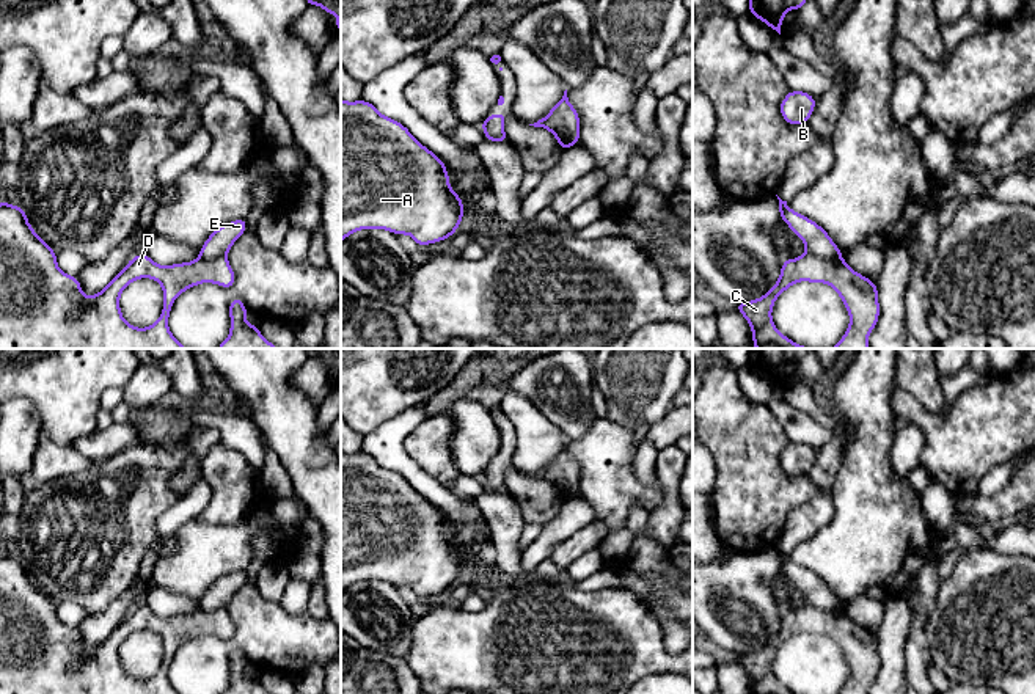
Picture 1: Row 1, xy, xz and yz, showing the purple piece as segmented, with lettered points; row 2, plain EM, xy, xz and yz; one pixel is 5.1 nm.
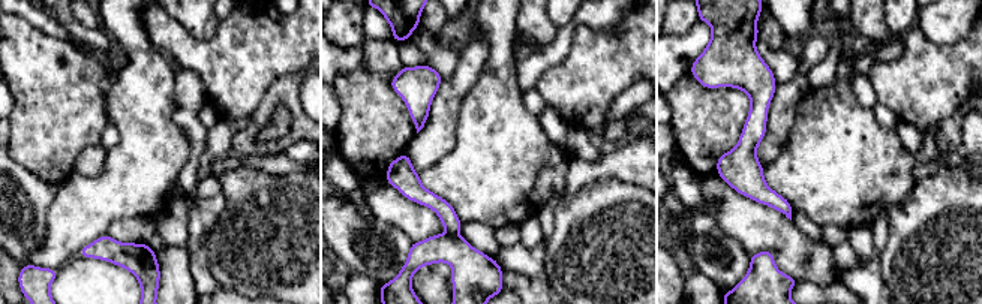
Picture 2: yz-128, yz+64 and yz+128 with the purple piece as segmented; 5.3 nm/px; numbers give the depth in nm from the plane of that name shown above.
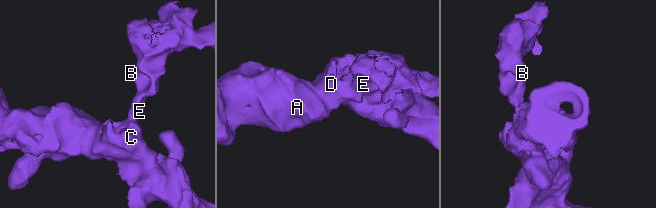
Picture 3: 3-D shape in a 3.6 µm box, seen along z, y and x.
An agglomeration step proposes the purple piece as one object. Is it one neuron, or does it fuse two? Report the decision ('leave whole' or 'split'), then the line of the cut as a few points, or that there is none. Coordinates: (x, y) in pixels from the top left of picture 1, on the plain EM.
split; cut yz (806, 603), (815, 608), (839, 609)

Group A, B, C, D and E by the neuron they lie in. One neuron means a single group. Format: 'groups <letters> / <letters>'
groups A C D / B E

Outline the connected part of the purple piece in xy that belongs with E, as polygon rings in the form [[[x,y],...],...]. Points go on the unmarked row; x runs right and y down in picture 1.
[[[239,570],[217,579],[199,600],[199,608],[207,611],[226,608],[243,584],[247,584],[247,570]]]

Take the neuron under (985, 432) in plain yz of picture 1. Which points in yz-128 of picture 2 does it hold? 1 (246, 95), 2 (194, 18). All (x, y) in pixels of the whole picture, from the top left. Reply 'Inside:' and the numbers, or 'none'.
Inside: 1

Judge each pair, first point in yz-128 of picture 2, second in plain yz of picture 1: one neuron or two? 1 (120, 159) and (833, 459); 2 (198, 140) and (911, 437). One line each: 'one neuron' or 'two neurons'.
1: two neurons
2: one neuron

